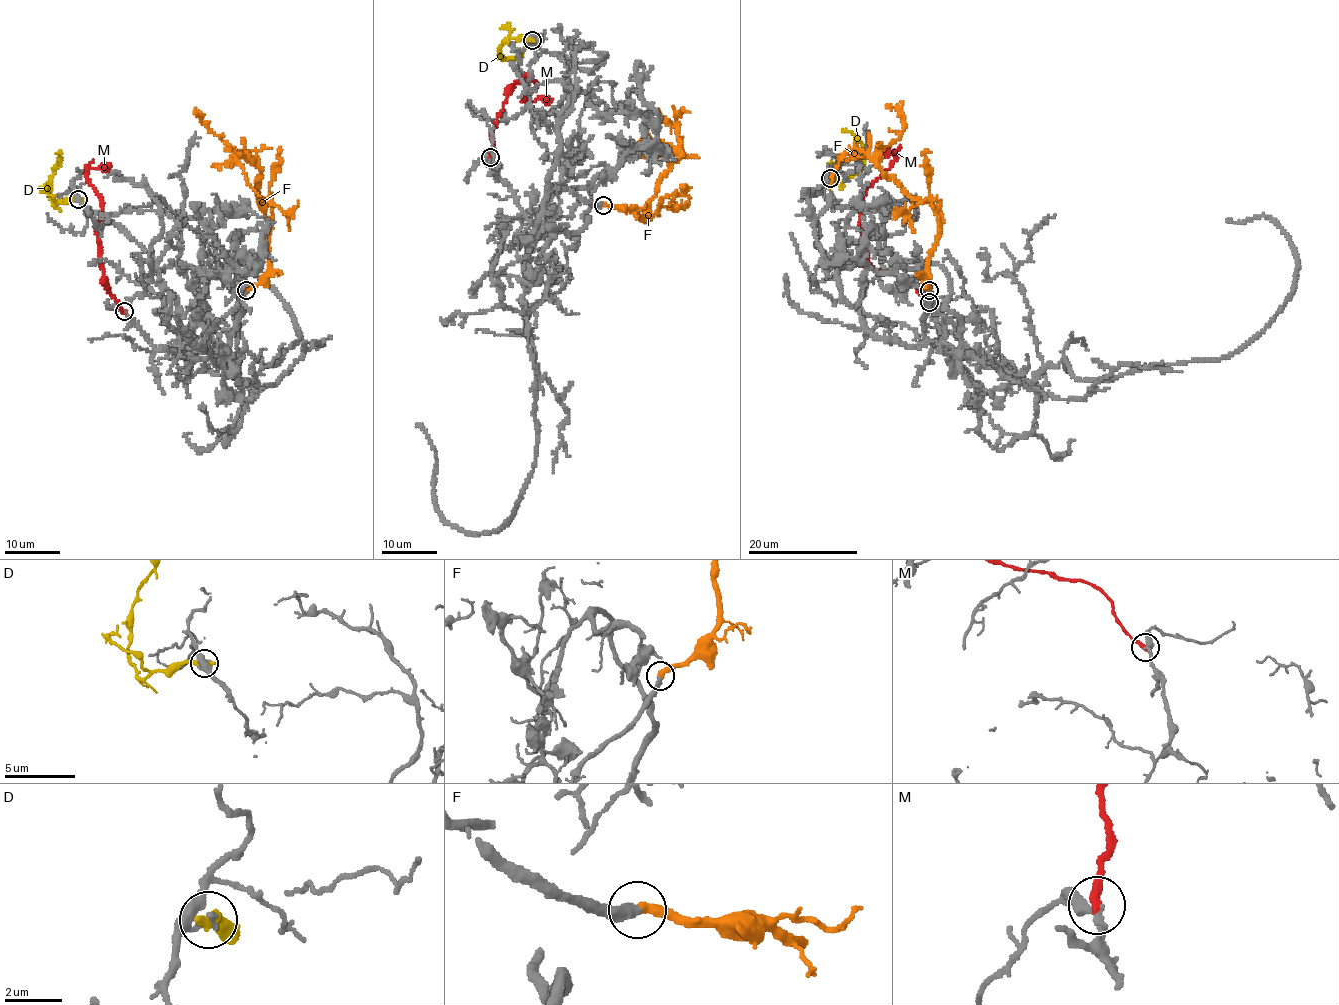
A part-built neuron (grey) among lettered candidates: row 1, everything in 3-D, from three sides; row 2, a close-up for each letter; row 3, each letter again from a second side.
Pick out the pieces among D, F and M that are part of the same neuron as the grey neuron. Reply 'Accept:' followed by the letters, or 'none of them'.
Accept: none of them

